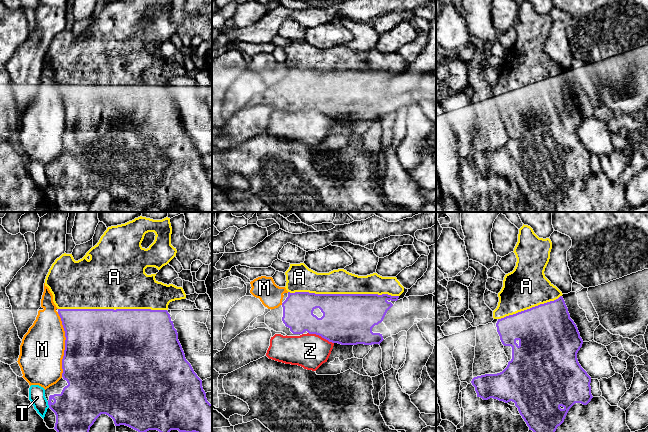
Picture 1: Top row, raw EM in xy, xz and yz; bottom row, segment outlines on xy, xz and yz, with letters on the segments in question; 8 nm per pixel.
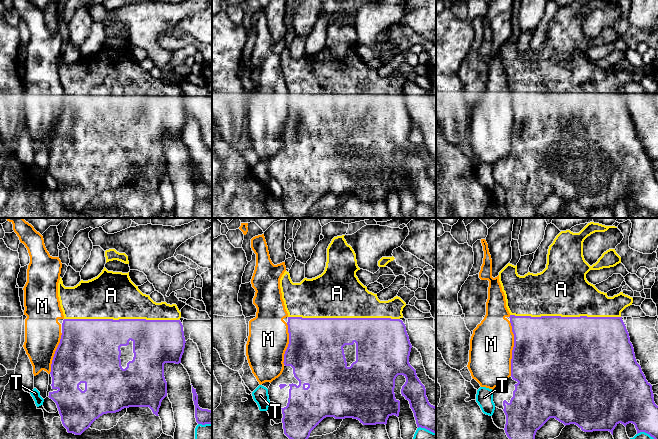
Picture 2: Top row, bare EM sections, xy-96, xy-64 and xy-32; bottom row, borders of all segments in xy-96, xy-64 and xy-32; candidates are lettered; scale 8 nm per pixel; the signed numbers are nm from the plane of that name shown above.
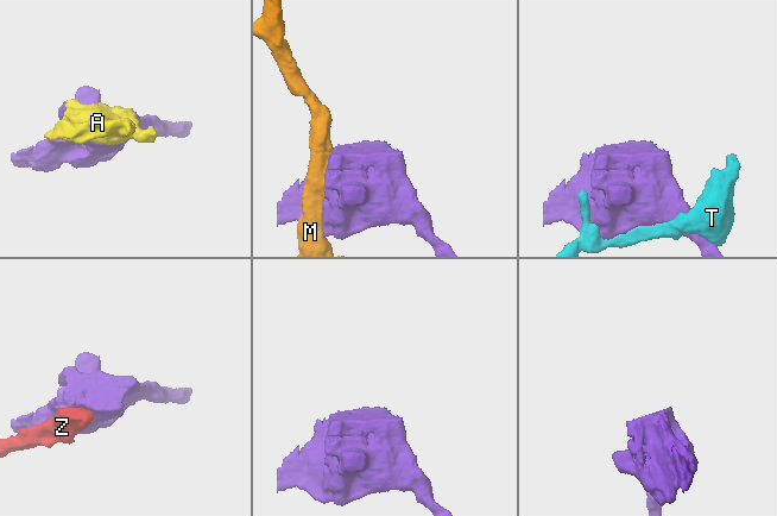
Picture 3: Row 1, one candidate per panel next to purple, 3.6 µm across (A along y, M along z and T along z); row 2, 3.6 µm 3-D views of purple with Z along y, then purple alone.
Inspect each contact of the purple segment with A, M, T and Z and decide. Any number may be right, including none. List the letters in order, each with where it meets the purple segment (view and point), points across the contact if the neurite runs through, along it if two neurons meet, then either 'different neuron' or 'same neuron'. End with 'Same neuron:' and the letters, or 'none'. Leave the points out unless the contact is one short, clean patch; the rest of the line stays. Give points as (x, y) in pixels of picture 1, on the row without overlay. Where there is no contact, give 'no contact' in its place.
A: meets purple in xz at (343, 70); same neuron
M: meets purple in xy at (65, 120); different neuron
T: meets purple in xy at (48, 180); different neuron
Z: meets purple in xz at (321, 112); different neuron
Same neuron: A

